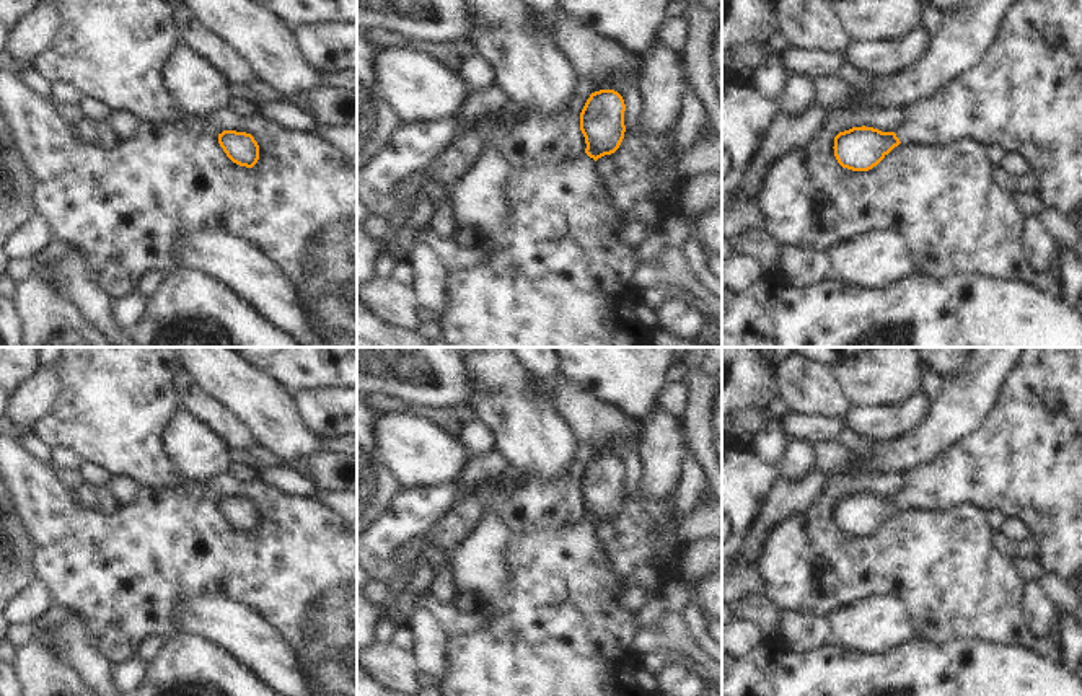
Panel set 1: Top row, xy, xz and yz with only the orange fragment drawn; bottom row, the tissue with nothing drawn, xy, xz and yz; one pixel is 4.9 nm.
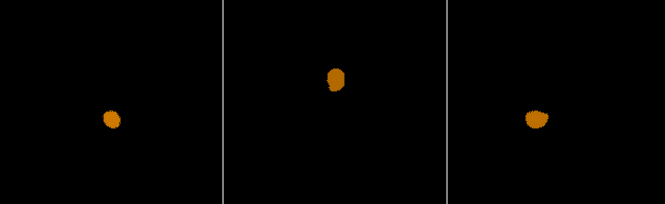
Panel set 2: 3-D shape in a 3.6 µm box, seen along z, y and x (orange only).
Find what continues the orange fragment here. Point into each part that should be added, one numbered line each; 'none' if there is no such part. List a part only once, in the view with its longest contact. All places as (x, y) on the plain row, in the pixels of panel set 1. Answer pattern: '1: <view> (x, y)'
1: yz (1025, 458).

